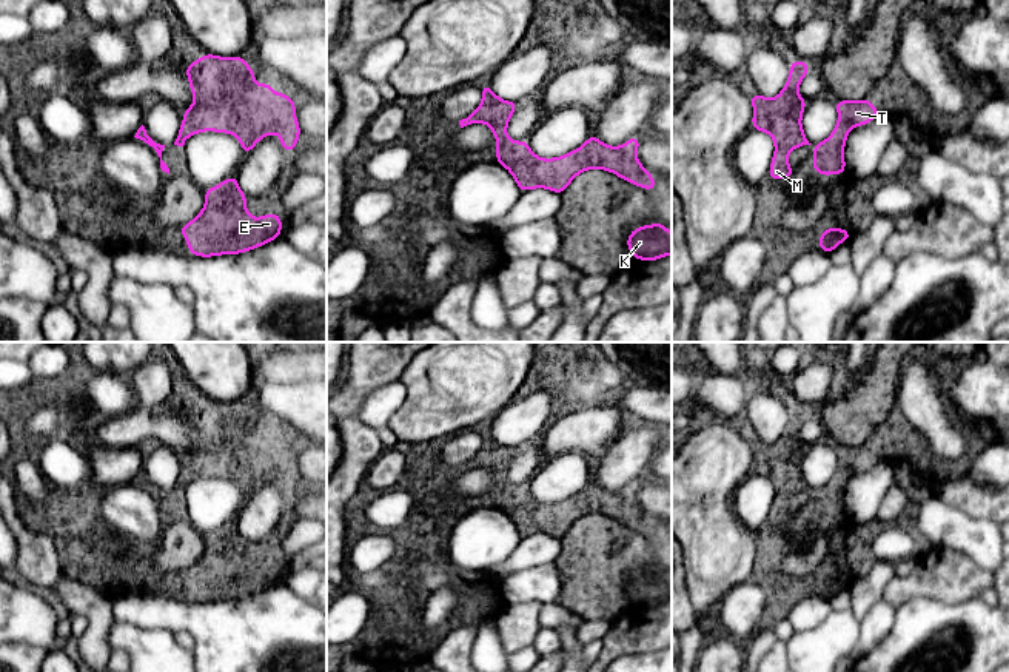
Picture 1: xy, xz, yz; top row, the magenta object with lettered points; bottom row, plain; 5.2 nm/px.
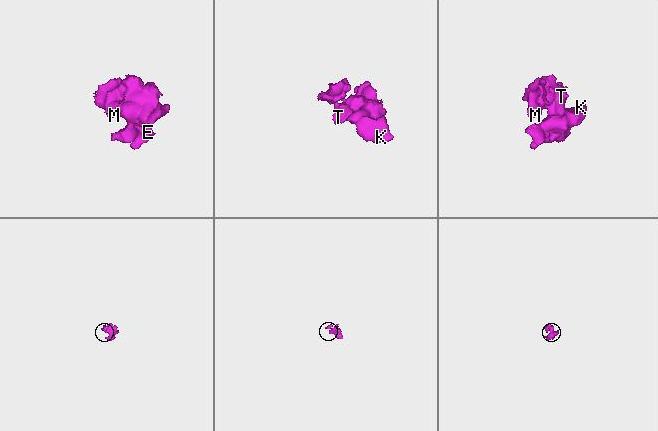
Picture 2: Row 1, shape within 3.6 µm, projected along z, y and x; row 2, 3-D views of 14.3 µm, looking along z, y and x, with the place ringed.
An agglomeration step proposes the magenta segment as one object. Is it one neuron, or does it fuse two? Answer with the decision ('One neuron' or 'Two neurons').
One neuron

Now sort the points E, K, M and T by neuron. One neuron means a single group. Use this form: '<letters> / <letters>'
E K M T

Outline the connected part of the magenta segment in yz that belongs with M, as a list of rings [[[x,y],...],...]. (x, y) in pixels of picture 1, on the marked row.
[[[792,60],[789,80],[775,99],[766,99],[759,92],[750,96],[753,105],[752,129],[770,134],[775,142],[775,154],[769,170],[772,180],[790,179],[795,170],[787,163],[789,153],[812,145],[801,126],[807,102],[798,94],[798,86],[809,68],[804,60]]]

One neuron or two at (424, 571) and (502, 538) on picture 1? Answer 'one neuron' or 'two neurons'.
two neurons

